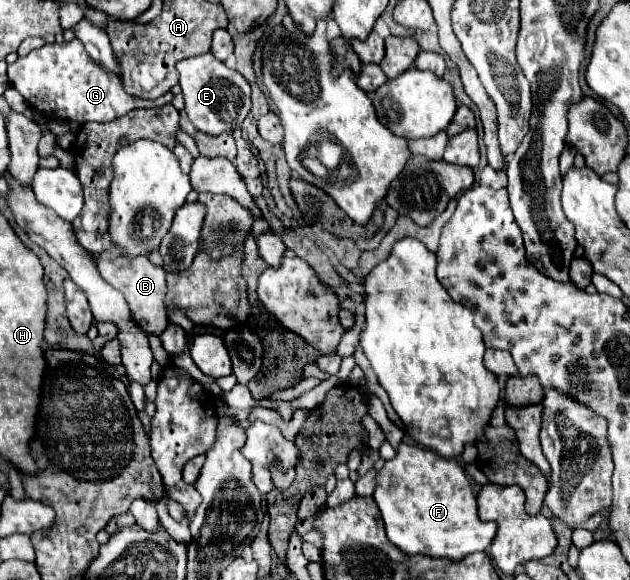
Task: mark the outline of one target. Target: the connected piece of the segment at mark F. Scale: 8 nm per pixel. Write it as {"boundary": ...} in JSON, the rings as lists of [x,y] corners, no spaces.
{"boundary":[[[402,443],[396,457],[378,471],[376,481],[374,501],[382,513],[388,539],[400,551],[458,561],[470,553],[486,551],[494,541],[496,523],[480,521],[476,495],[456,459],[444,459],[430,449]]]}

